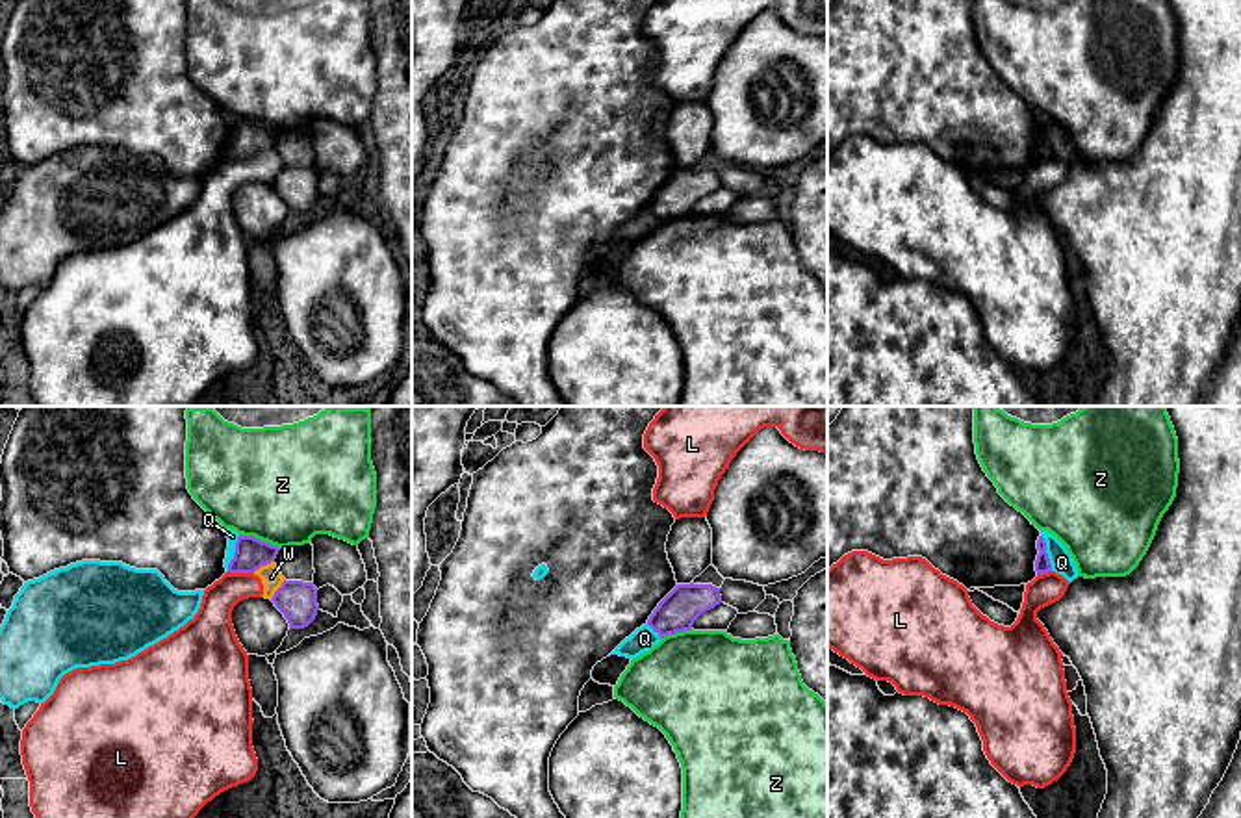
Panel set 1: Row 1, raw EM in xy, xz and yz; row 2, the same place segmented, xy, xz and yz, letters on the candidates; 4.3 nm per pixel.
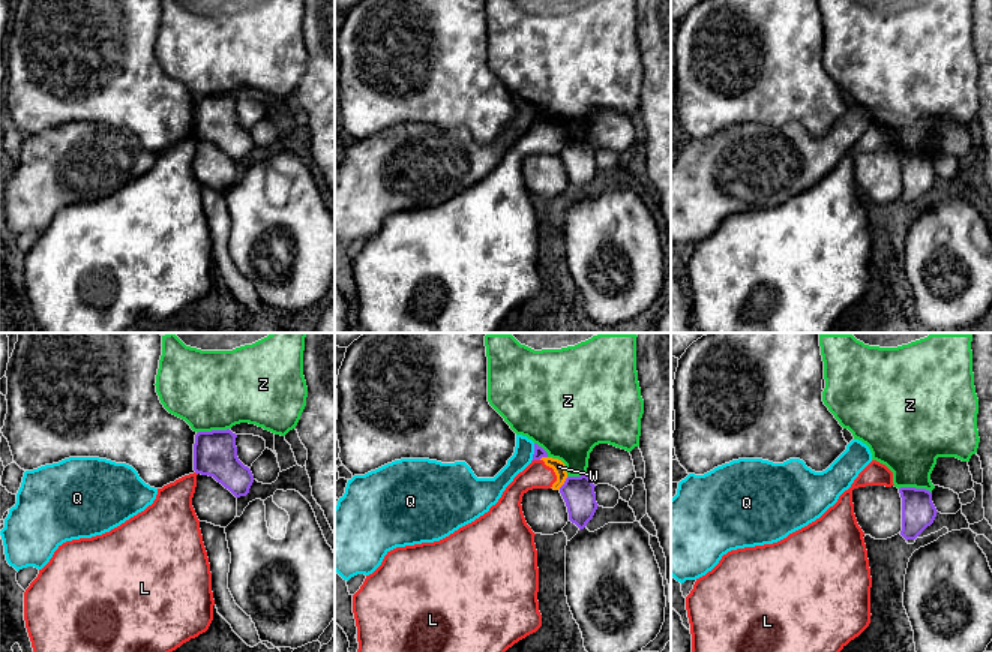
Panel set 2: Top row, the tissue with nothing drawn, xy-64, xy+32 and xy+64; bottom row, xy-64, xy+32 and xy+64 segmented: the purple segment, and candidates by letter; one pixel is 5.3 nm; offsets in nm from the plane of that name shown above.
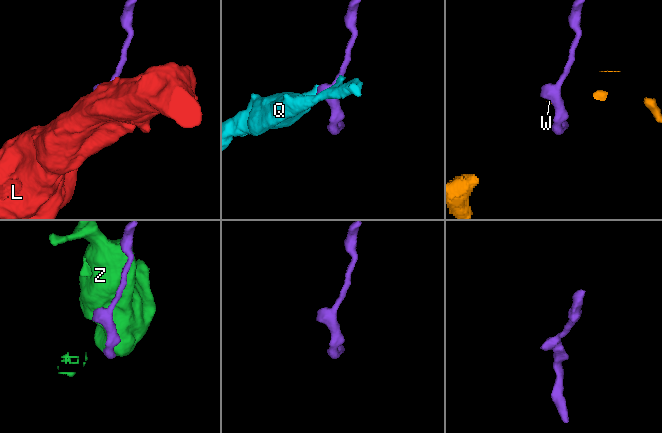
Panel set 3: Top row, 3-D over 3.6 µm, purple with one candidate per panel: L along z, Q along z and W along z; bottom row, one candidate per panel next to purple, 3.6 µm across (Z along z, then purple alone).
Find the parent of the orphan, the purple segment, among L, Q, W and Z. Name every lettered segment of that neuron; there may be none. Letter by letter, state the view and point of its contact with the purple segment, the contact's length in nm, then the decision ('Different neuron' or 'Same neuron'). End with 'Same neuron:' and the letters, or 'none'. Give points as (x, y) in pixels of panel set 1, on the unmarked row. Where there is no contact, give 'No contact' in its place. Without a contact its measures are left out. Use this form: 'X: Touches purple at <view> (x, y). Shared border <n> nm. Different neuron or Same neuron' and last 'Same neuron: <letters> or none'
L: Touches purple at xy (242, 156). Shared border 110 nm. Different neuron
Q: Touches purple at xy (234, 138). Shared border 170 nm. Different neuron
W: Touches purple at xy (262, 149). Shared border 110 nm. Different neuron
Z: Touches purple at xy (260, 125). Shared border 190 nm. Different neuron
Same neuron: none

